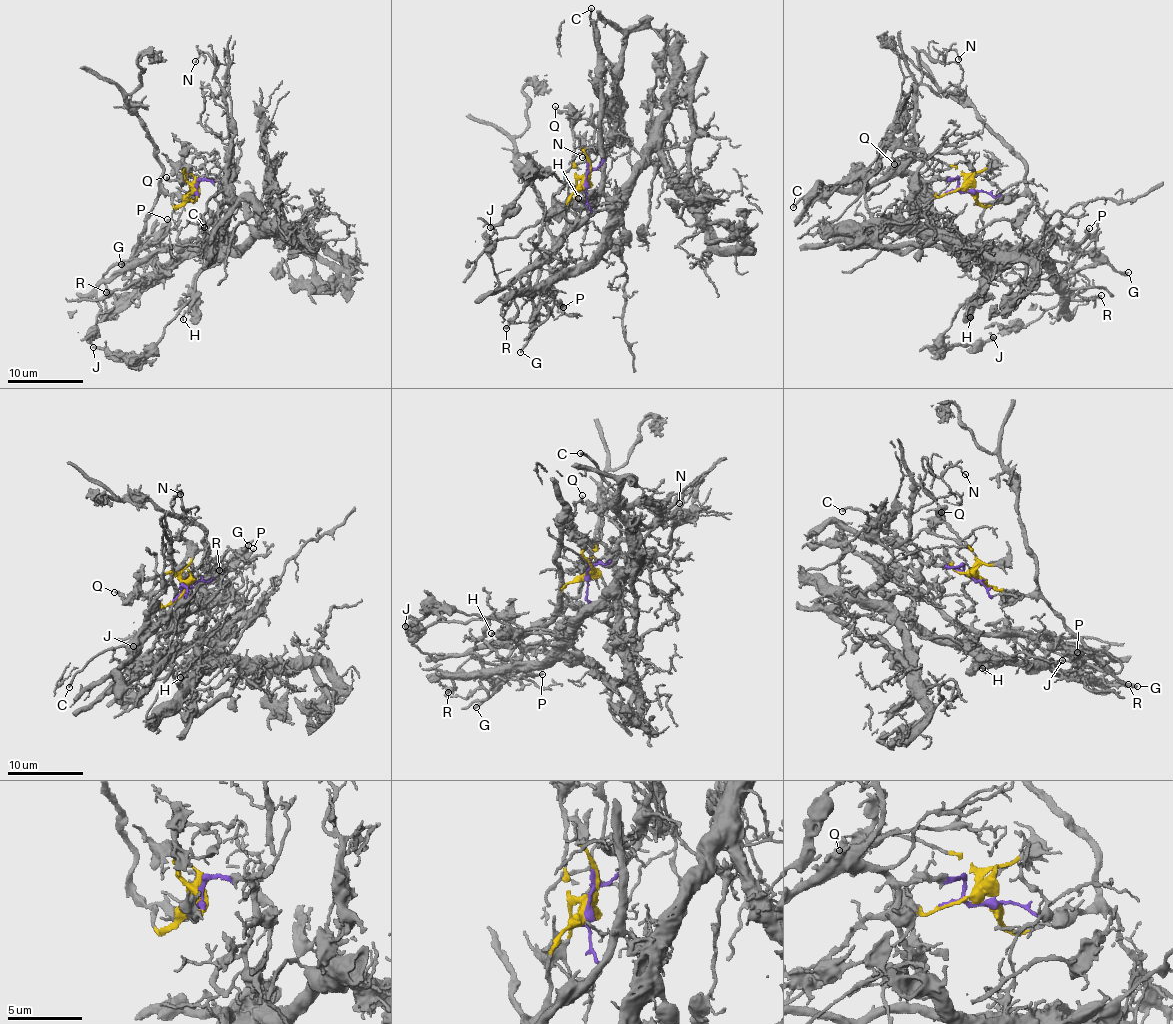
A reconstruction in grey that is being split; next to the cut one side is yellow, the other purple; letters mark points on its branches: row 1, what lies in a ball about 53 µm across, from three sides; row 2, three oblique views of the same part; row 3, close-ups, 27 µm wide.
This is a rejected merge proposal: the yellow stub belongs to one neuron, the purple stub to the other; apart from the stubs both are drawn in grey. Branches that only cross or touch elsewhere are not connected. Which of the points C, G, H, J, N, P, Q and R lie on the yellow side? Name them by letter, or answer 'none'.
G, P, Q, R

